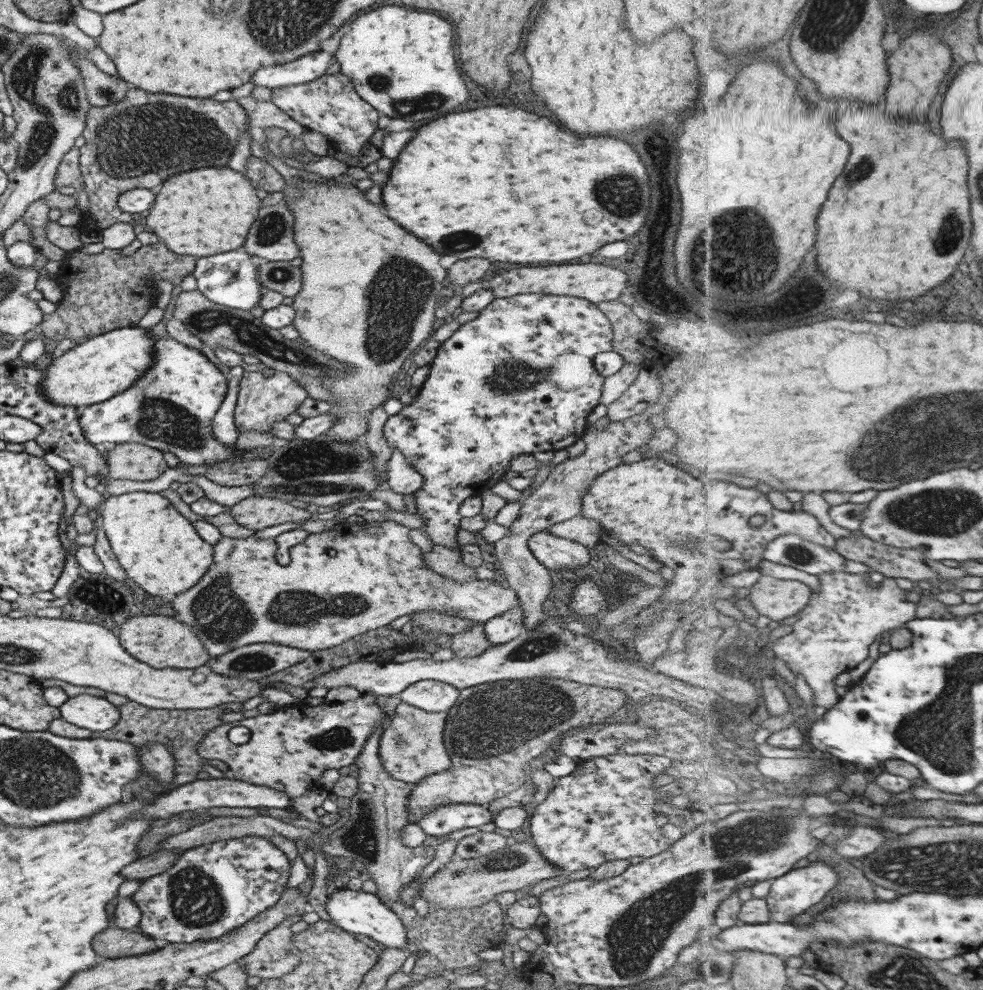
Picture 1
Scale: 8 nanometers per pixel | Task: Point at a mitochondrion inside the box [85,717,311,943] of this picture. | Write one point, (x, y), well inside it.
(195, 899)

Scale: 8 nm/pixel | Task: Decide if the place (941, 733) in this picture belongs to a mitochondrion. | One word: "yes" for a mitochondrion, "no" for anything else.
yes

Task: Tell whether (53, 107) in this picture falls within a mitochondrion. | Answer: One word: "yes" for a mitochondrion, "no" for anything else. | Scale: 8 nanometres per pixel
yes

